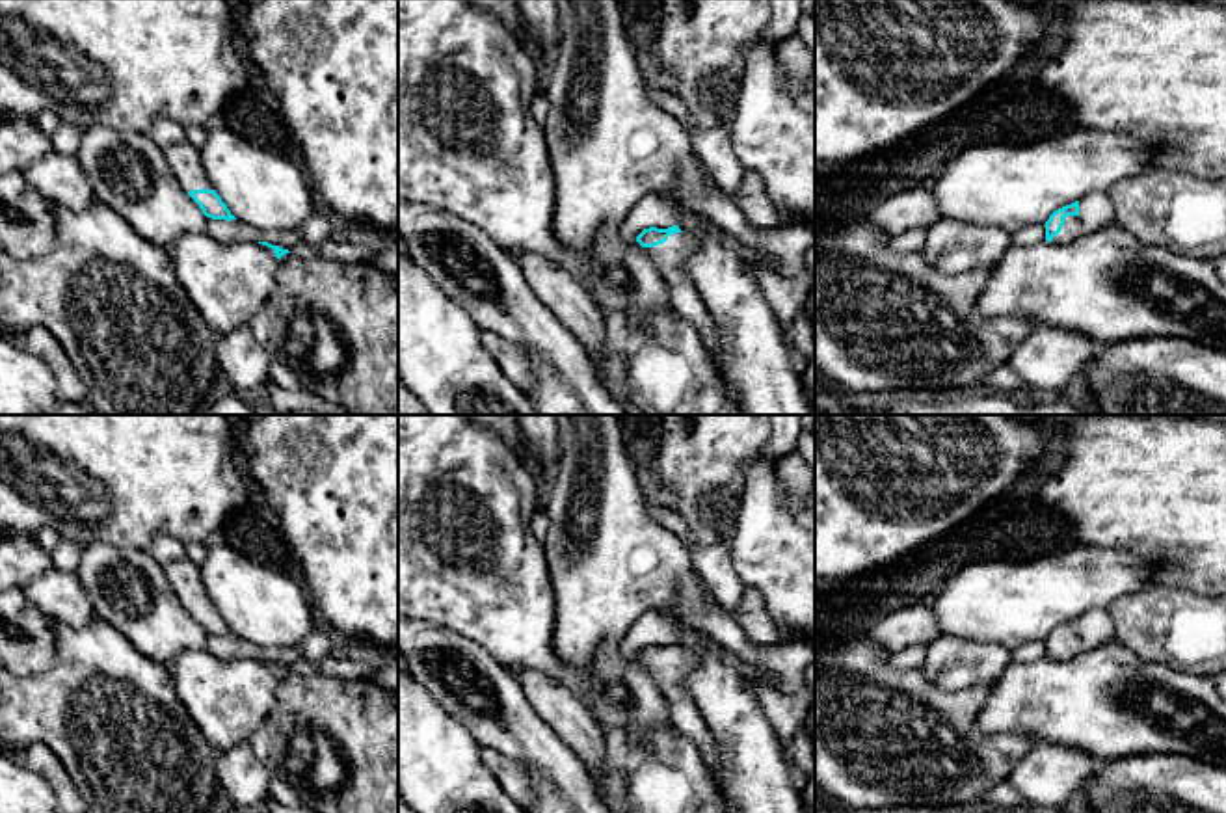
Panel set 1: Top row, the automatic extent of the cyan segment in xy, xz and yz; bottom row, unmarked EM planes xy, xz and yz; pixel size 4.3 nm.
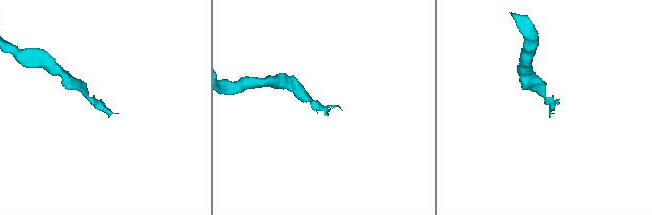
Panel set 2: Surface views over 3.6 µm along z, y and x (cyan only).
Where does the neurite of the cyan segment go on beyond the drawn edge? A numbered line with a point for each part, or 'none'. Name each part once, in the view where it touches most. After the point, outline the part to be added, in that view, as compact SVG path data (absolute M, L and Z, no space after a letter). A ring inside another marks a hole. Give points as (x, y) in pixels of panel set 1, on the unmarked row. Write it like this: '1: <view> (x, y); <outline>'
1: yz (1096, 627); M1092 608L1079 618L1077 633L1064 634L1060 649L1055 651L1051 659L1066 662L1114 640L1116 631L1109 612L1103 608Z

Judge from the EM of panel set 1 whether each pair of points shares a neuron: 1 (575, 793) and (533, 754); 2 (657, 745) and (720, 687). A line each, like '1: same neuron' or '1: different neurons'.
1: same neuron
2: different neurons

